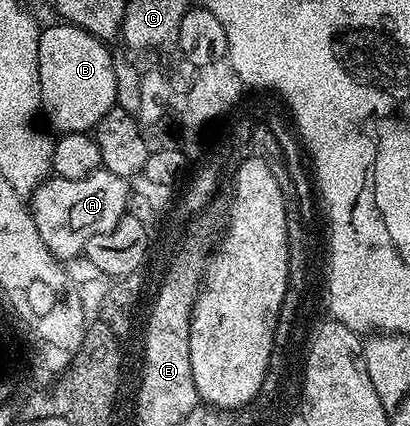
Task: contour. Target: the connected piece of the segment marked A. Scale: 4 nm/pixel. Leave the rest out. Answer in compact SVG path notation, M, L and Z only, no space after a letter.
M105 169L95 171L89 177L81 177L81 181L65 181L58 177L44 179L29 199L29 210L35 218L37 233L41 233L41 241L45 241L45 245L60 261L82 256L89 237L109 233L128 214L127 186L128 180Z

